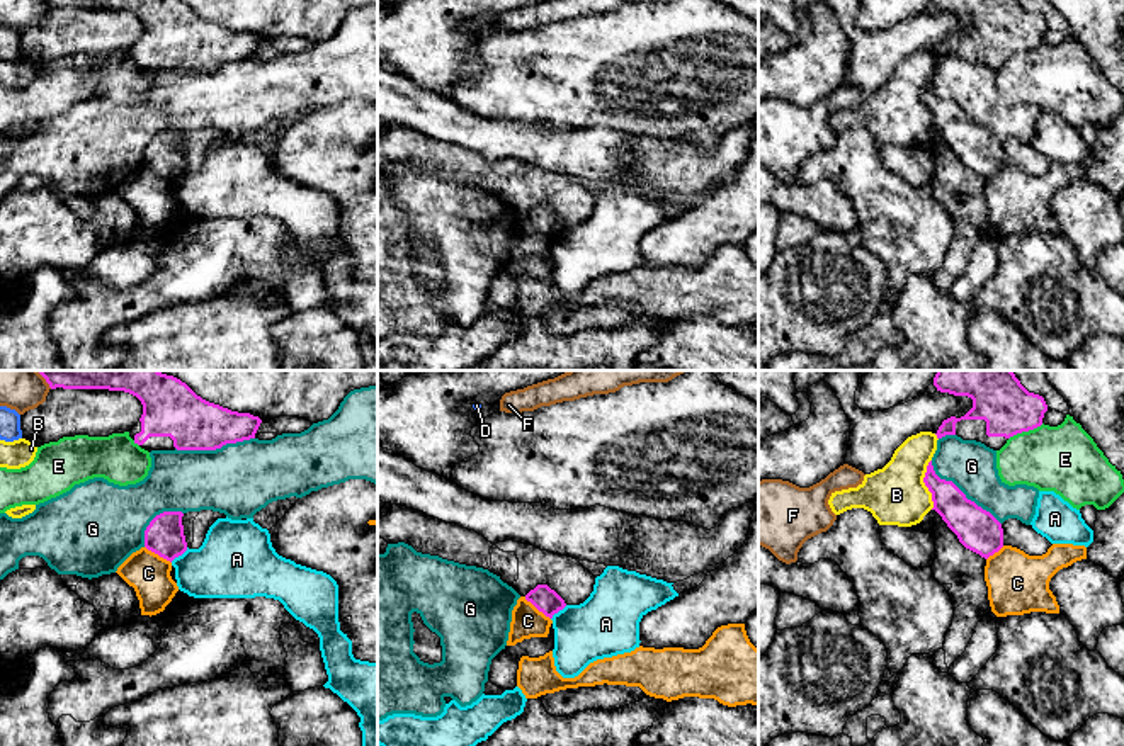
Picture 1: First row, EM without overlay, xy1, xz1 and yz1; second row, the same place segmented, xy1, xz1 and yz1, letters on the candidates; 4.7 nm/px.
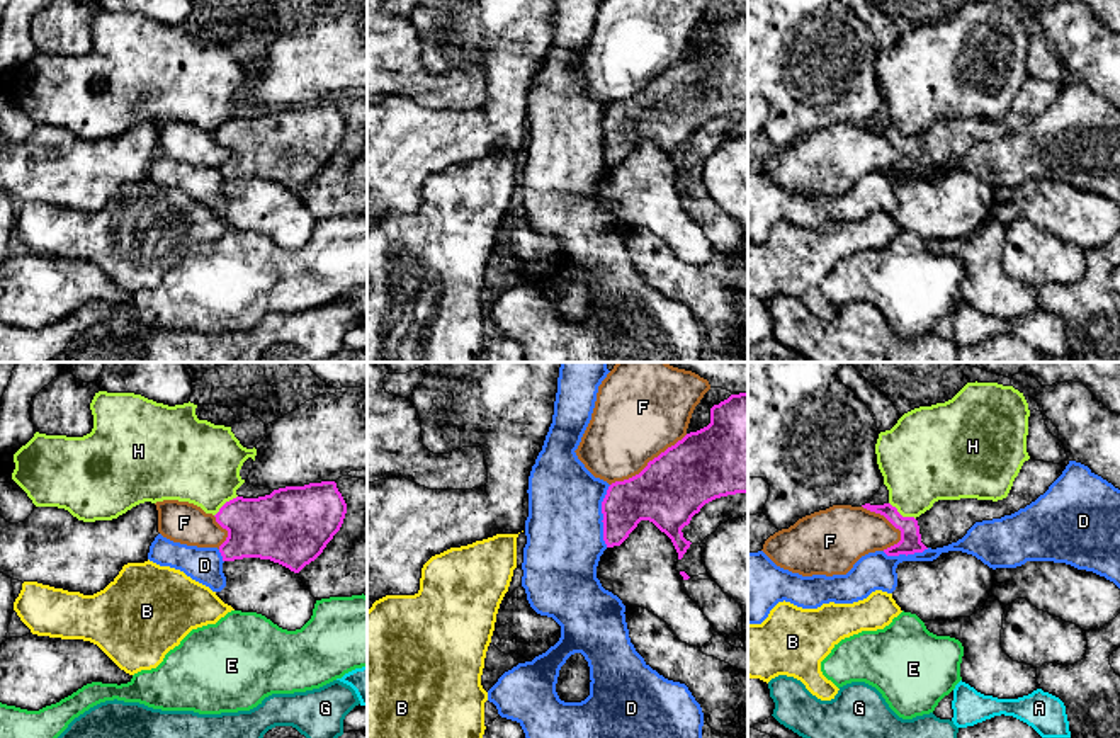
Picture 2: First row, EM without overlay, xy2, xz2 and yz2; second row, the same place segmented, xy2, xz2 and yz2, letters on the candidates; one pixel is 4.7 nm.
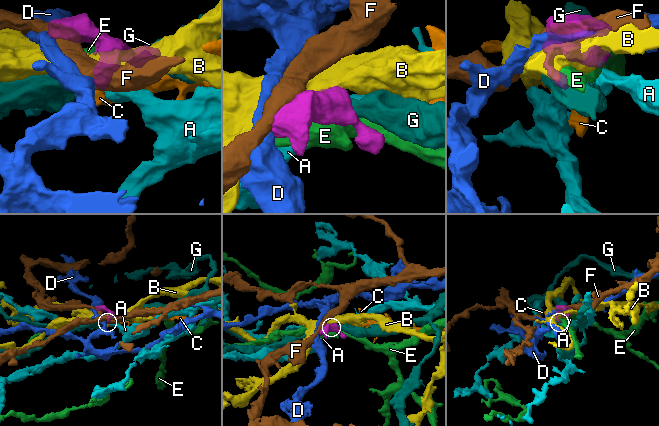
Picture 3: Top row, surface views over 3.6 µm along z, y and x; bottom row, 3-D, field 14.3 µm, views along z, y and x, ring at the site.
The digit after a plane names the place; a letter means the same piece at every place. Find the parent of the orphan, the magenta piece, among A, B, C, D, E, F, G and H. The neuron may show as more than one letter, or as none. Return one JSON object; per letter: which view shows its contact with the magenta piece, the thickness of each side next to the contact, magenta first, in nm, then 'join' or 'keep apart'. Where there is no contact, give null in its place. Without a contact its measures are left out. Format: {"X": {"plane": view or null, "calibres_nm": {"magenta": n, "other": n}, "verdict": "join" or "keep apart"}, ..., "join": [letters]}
{"A": {"plane": "xy1", "calibres_nm": {"magenta": 180, "other": 320}, "verdict": "keep apart"}, "B": {"plane": "yz1", "calibres_nm": {"magenta": 170, "other": 280}, "verdict": "keep apart"}, "C": {"plane": "xz1", "calibres_nm": {"magenta": 120, "other": 150}, "verdict": "keep apart"}, "D": {"plane": "xz2", "calibres_nm": {"magenta": 240, "other": 360}, "verdict": "keep apart"}, "E": {"plane": "yz1", "calibres_nm": {"magenta": 260, "other": 320}, "verdict": "keep apart"}, "F": {"plane": "xz2", "calibres_nm": {"magenta": 320, "other": 440}, "verdict": "keep apart"}, "G": {"plane": "yz1", "calibres_nm": {"magenta": 200, "other": 240}, "verdict": "keep apart"}, "H": {"plane": "yz2", "calibres_nm": {"magenta": 100, "other": 360}, "verdict": "keep apart"}, "join": []}

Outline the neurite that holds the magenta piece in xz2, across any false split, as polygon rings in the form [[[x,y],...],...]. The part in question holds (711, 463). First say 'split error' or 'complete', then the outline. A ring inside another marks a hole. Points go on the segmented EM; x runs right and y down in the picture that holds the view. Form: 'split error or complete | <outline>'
complete | [[[748,393],[714,405],[707,427],[687,434],[639,474],[608,486],[602,502],[603,541],[607,548],[620,546],[641,520],[649,520],[671,539],[682,559],[692,544],[682,529],[705,503],[736,493],[748,493]]]

